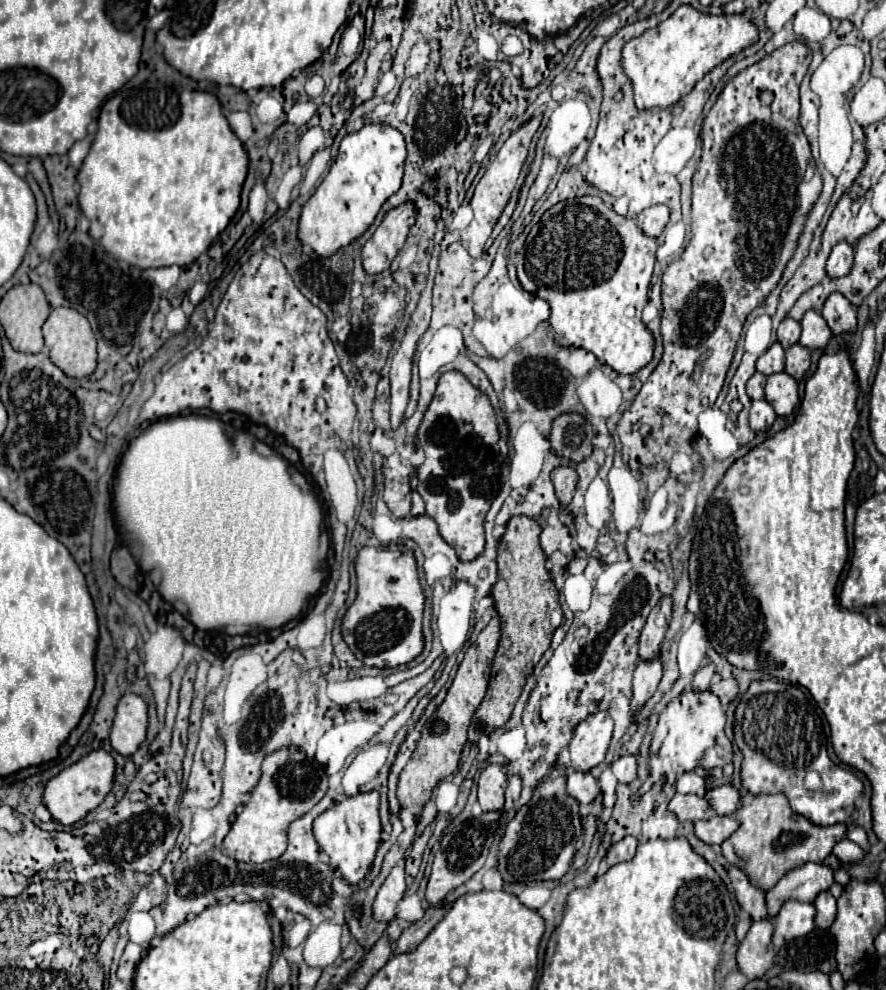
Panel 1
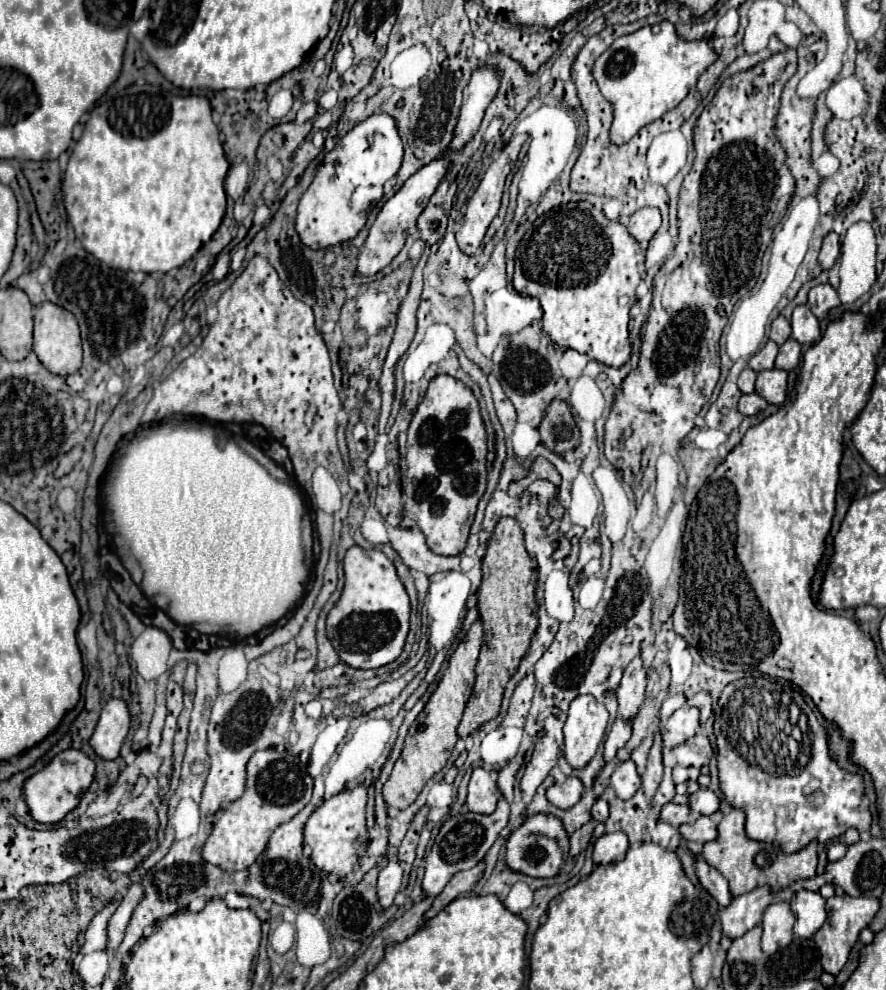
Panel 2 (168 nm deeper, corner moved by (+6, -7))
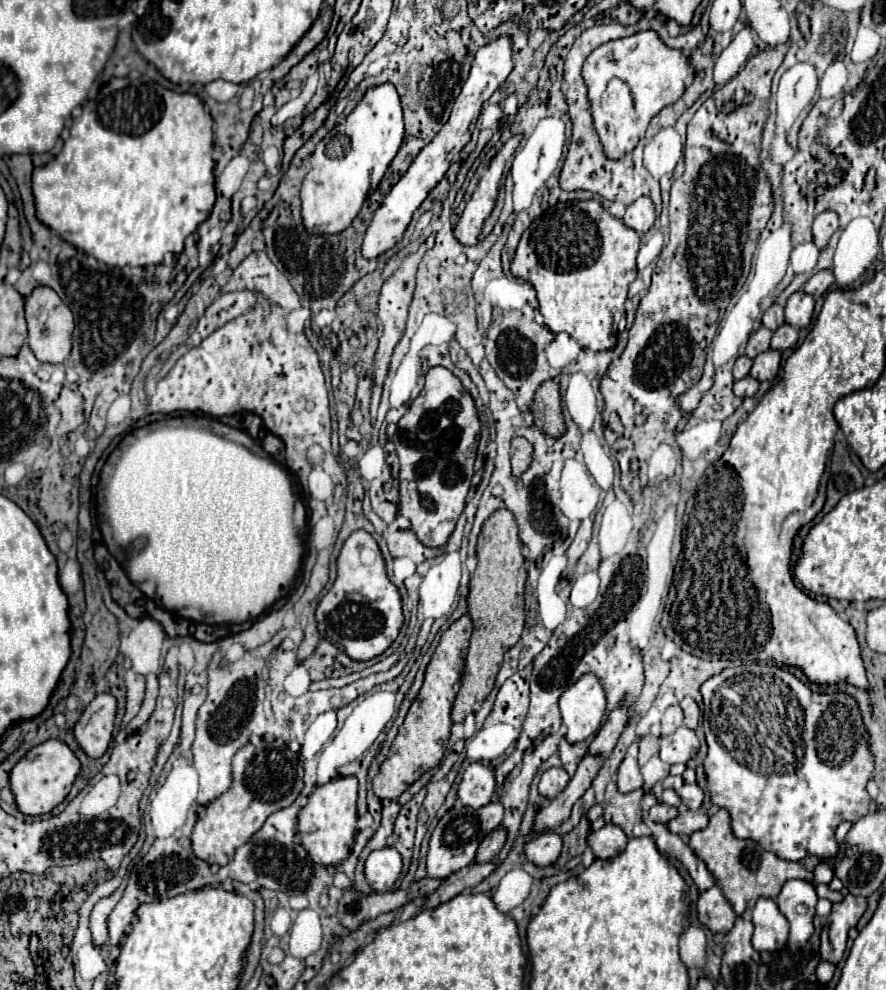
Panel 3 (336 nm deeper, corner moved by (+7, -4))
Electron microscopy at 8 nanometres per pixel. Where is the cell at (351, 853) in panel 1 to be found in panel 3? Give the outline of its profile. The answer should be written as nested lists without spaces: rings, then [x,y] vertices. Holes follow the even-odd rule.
[[[339,776],[329,780],[327,784],[317,786],[309,794],[309,802],[299,812],[297,832],[301,836],[303,848],[309,856],[323,866],[337,866],[343,862],[355,842],[357,832],[357,778],[355,776]]]

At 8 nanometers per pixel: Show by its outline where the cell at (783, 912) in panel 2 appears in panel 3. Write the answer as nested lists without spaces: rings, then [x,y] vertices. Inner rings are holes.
[[[759,898],[755,910],[751,912],[751,920],[755,926],[751,942],[757,952],[775,952],[785,946],[789,936],[789,924],[779,908],[775,908],[775,900]]]

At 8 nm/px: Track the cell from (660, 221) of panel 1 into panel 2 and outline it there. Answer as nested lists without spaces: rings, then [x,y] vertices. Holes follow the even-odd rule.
[[[644,207],[630,217],[628,231],[638,239],[640,245],[648,245],[648,241],[654,237],[660,225],[662,225],[660,211],[656,211],[654,207]]]

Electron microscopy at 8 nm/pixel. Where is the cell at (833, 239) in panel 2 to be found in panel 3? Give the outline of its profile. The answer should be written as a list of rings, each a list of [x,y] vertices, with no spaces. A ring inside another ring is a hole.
[[[825,210],[815,216],[813,220],[813,240],[817,248],[825,248],[833,232],[839,228],[839,218],[833,210]]]

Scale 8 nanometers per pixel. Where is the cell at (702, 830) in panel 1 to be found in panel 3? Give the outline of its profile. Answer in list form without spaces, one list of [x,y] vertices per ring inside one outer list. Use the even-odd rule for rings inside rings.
[[[685,810],[679,812],[677,818],[673,818],[671,822],[667,822],[667,828],[673,834],[693,834],[697,830],[703,830],[707,826],[709,816],[705,814],[705,810]]]

